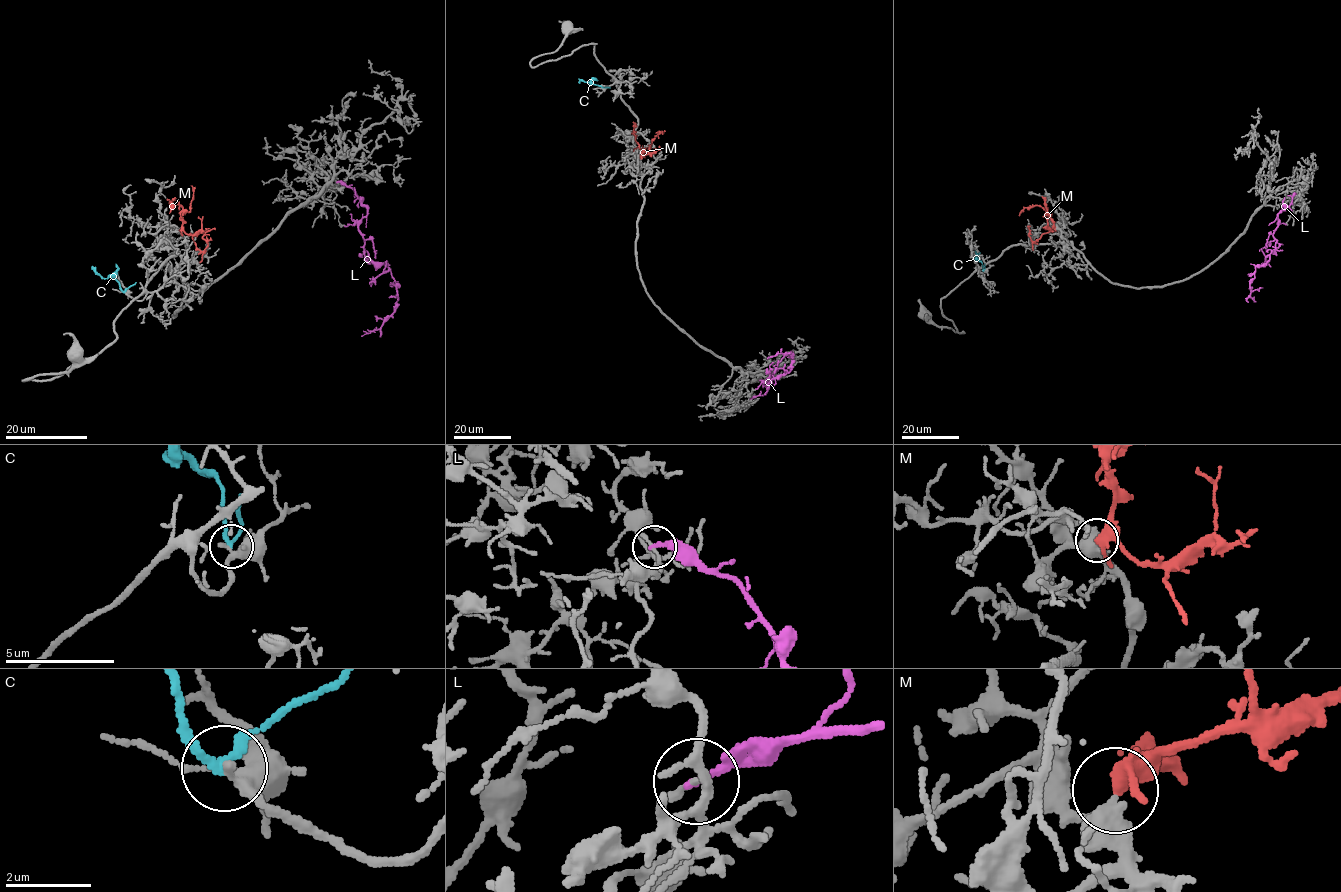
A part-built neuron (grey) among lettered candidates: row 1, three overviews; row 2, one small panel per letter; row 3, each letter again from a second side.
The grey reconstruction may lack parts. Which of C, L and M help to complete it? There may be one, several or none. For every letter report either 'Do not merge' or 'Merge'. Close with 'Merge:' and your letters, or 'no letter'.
C: Do not merge
L: Do not merge
M: Merge
Merge: M

